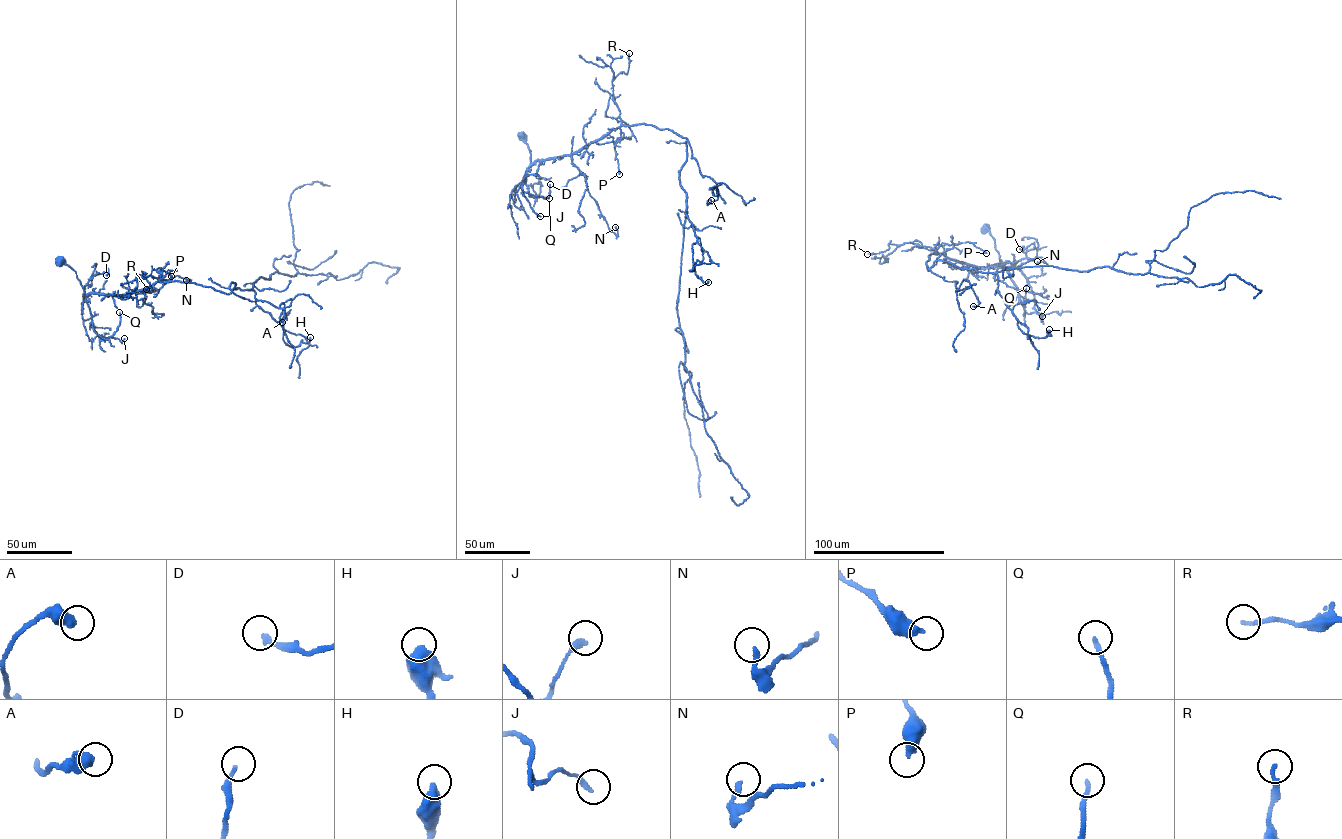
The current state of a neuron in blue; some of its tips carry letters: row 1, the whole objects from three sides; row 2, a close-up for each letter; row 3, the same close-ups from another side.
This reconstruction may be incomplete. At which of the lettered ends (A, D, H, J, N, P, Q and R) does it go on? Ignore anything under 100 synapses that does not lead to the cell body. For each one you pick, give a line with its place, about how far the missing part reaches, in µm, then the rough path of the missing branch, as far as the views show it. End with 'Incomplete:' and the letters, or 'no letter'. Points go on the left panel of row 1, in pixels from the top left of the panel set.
Incomplete: no letter

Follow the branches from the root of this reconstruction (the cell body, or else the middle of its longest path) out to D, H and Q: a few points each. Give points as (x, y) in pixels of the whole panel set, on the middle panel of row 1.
D: (522, 135), (530, 151), (526, 184), (545, 198), (550, 195), (550, 184)
H: (522, 135), (530, 165), (571, 155), (622, 125), (685, 137), (684, 213), (697, 237), (695, 274), (708, 282)
Q: (522, 135), (530, 151), (530, 160), (521, 186), (523, 192), (549, 198)

